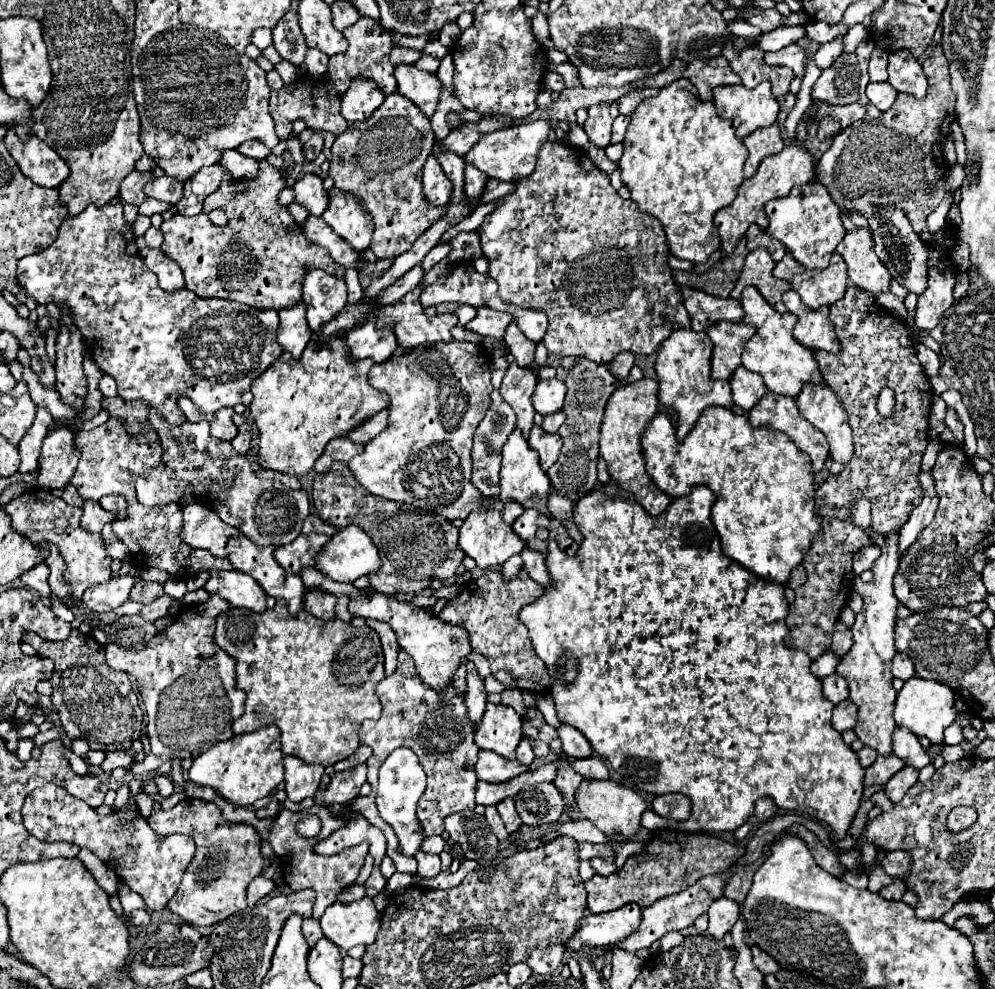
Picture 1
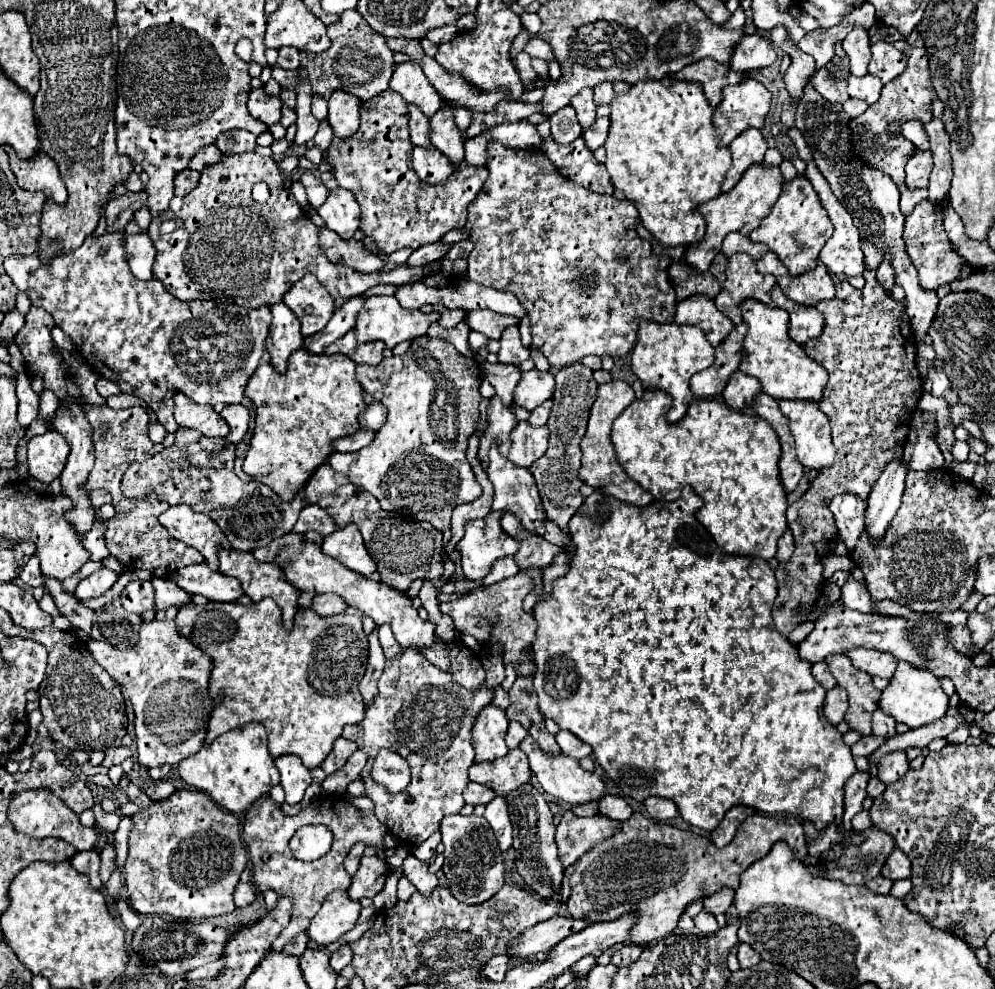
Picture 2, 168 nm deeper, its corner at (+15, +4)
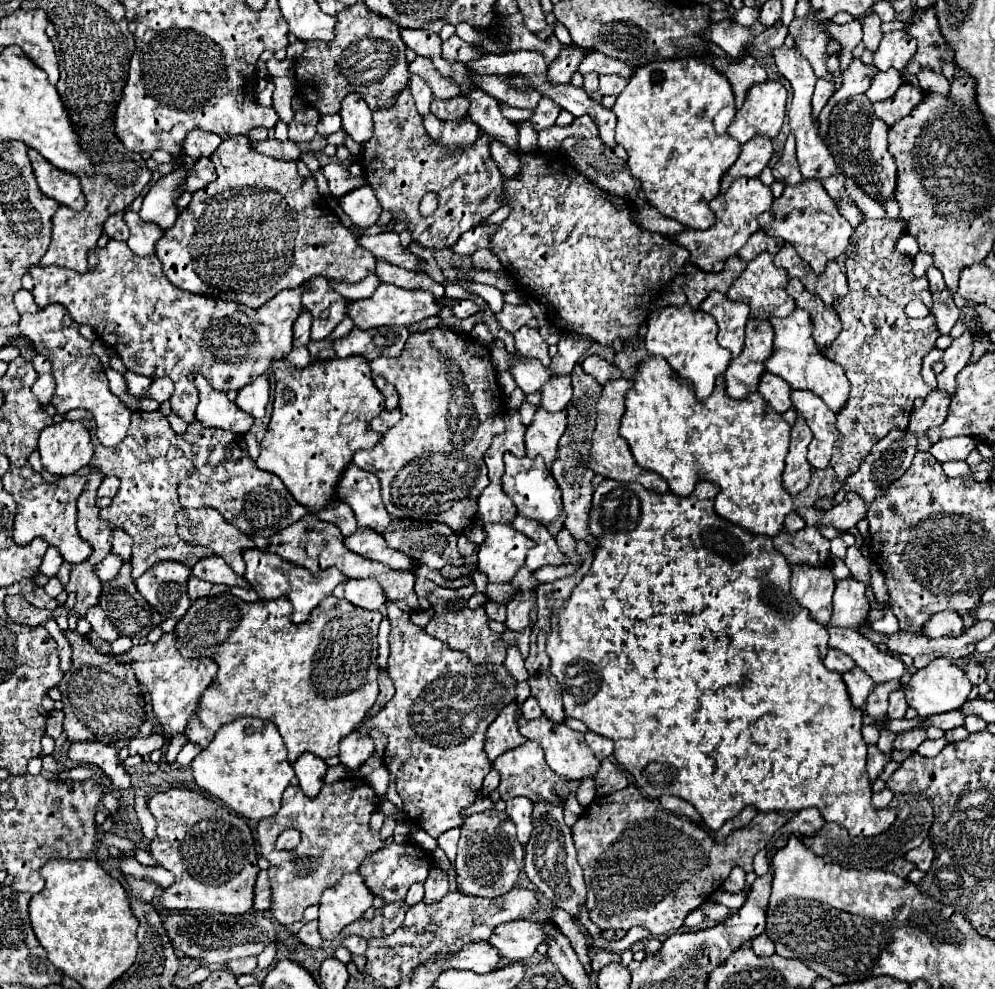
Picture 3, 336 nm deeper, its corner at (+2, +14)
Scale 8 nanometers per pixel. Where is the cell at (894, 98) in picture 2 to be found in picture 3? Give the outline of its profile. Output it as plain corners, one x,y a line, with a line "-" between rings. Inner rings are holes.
932,7
916,13
912,23
908,25
908,35
918,41
918,51
902,73
904,83
908,83
908,79
912,75
918,75
922,69
942,73
942,65
952,61
952,51
946,47
946,41
940,35
936,13

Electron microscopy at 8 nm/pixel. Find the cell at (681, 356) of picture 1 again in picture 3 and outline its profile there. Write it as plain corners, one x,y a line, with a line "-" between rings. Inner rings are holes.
662,307
654,309
646,323
648,331
644,337
646,349
650,355
662,355
670,367
682,377
694,383
696,399
704,401
712,389
718,375
722,375
732,359
730,351
720,347
716,341
718,325
710,313
692,307

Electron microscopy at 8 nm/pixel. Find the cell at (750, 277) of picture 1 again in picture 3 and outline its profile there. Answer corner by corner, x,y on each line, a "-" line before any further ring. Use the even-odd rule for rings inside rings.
760,253
760,257
754,257
752,261
748,261
746,269
732,283
732,287
728,289
726,297
732,299
732,301
748,303
750,309
752,309
752,317
760,317
760,319
768,319
772,315
774,317
786,317
796,307
794,299
786,293
786,285
788,285
788,273
784,269
778,269
772,263
772,255
770,253

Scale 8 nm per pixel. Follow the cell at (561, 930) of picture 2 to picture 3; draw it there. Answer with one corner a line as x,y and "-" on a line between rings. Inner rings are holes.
512,921
498,925
490,935
490,945
512,961
528,959
540,943
546,943
546,921

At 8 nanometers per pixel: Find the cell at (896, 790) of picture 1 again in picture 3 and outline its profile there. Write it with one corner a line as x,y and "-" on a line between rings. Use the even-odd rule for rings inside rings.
912,729
912,731
904,731
896,735
894,741
894,749
898,751
916,751
916,747
926,739
926,731
922,729

